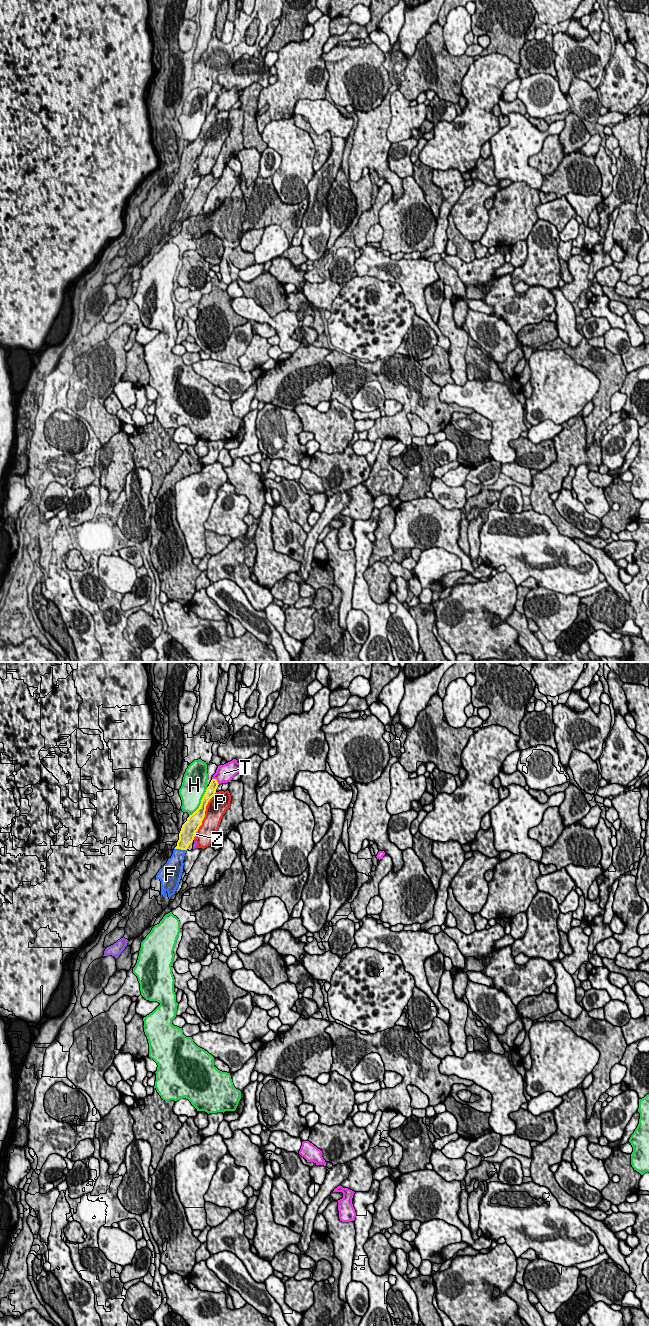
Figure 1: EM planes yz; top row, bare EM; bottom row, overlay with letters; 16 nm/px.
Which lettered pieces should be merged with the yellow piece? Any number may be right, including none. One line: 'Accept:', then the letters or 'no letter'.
Accept: F

